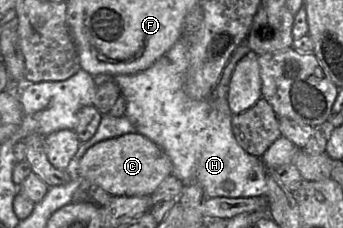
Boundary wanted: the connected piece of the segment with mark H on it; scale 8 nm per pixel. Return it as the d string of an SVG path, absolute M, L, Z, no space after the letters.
M182 36L173 47L150 68L132 75L100 74L95 76L96 87L113 80L127 100L125 116L136 132L157 144L169 157L173 173L184 185L197 182L208 198L249 198L267 193L266 168L259 157L247 153L236 141L232 131L232 117L227 97L193 100L185 92L184 79L189 66L189 39Z

